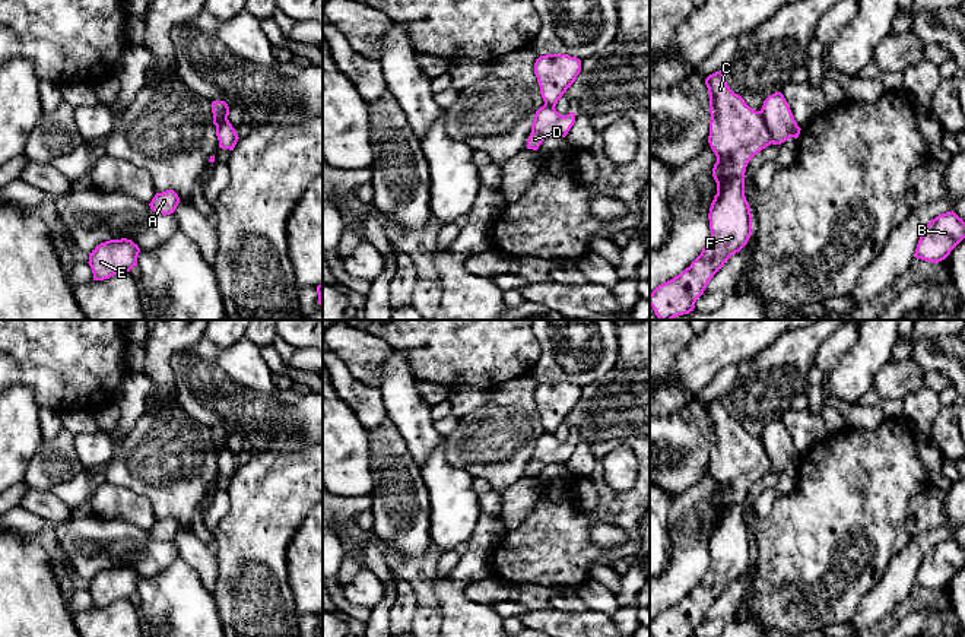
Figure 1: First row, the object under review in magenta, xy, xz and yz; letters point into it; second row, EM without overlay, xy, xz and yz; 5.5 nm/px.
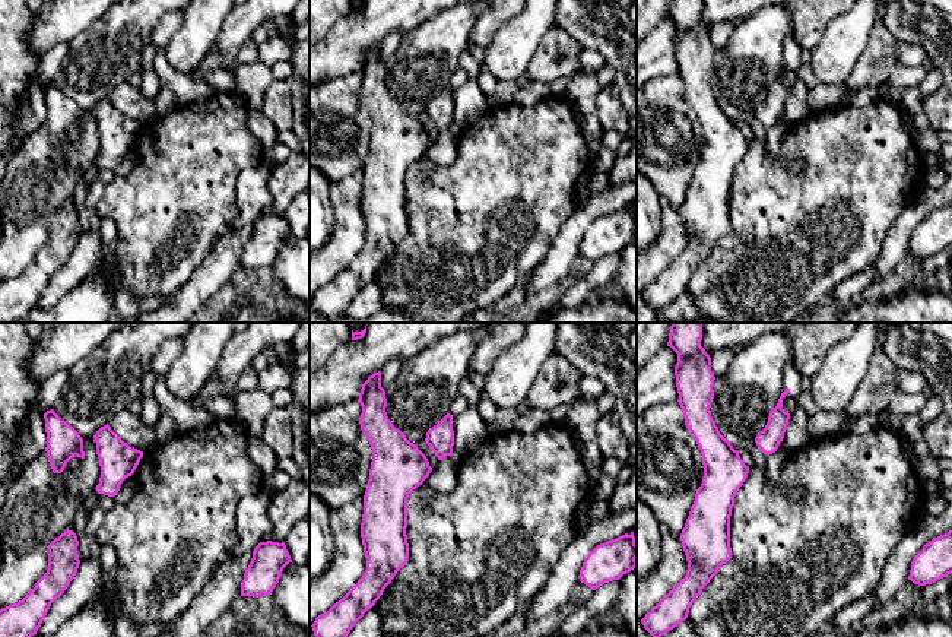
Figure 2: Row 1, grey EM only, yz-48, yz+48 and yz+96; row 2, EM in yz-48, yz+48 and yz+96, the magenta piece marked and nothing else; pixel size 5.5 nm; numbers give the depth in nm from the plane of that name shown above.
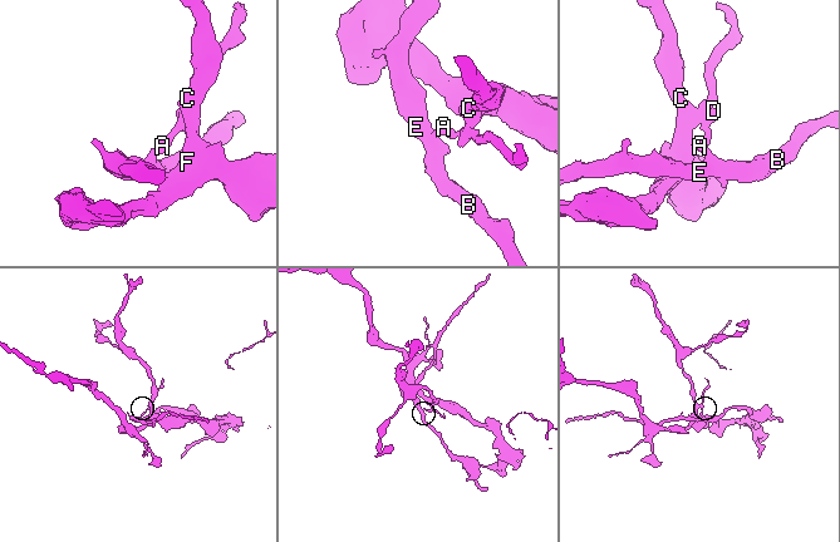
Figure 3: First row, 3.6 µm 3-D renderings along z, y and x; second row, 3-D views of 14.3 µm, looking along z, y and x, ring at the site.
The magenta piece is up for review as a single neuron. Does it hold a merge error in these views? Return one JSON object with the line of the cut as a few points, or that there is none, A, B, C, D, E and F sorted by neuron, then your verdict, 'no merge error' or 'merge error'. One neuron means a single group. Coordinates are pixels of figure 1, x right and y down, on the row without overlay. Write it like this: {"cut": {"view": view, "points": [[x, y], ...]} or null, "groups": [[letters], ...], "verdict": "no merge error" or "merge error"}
{"cut": {"view": "yz", "points": [[758, 439], [771, 469]]}, "groups": [["A", "B", "D", "E"], ["C", "F"]], "verdict": "merge error"}

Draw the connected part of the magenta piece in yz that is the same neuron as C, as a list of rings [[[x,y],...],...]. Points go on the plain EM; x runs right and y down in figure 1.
[[[723,397],[710,402],[705,412],[711,441],[708,470],[717,484],[712,495],[717,522],[708,541],[711,564],[689,595],[650,621],[653,637],[693,637],[712,603],[752,562],[745,500],[749,488],[771,472],[771,460],[762,441],[730,416]]]

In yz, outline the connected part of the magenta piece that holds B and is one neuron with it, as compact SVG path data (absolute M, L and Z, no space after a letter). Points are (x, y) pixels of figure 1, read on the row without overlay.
M953 538L930 548L915 576L914 584L939 590L965 565L965 549Z

